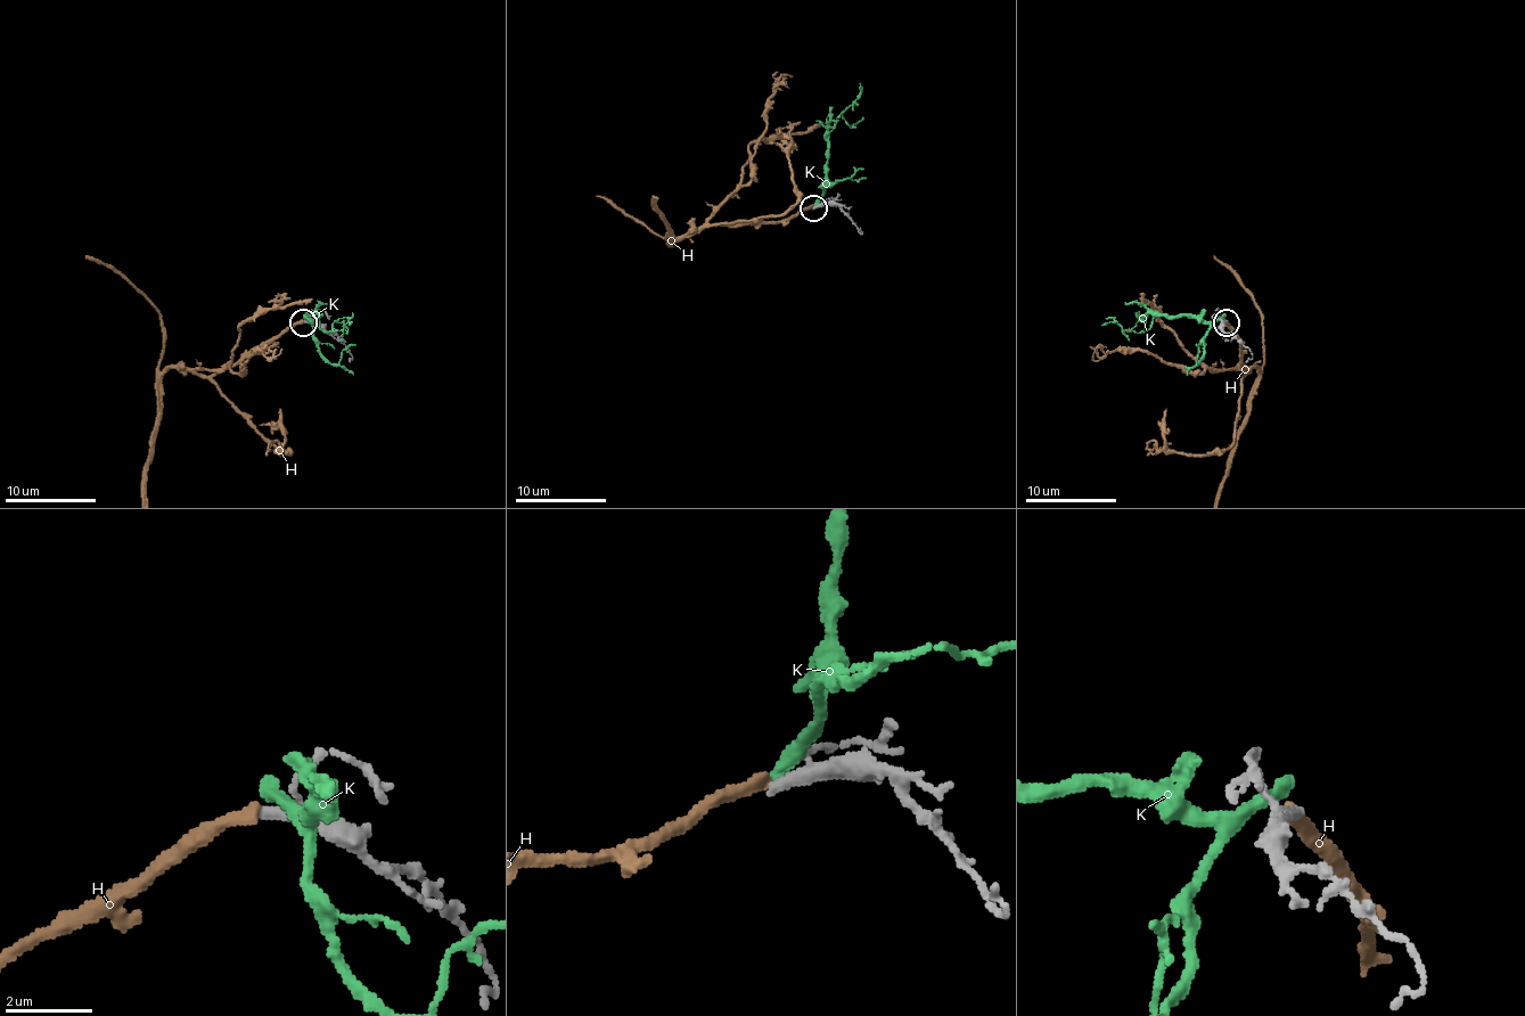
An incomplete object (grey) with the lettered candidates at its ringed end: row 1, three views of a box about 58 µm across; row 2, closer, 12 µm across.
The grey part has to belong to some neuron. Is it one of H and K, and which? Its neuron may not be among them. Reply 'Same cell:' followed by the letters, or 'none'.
Same cell: none

